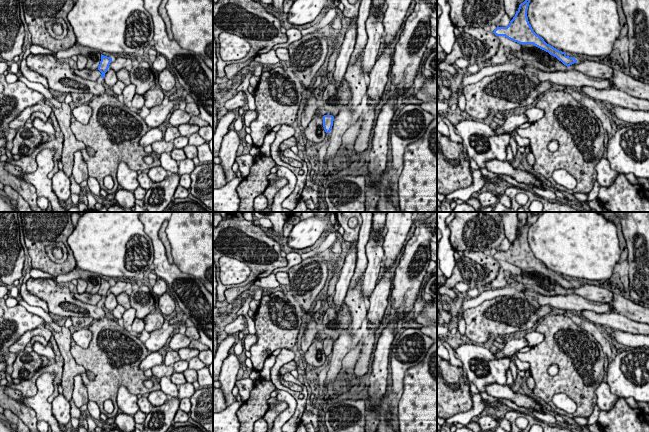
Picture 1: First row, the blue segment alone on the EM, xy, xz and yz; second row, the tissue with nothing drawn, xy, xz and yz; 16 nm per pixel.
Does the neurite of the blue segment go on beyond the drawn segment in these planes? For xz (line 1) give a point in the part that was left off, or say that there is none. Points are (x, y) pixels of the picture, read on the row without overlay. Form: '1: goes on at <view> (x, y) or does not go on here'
1: does not go on here

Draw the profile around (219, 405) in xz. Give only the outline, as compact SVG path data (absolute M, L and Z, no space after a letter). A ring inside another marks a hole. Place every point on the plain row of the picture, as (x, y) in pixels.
M213 387L213 413L219 413L227 407L223 391L220 387Z

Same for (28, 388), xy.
M56 360L55 363L49 364L43 368L40 368L31 379L22 380L19 384L10 384L9 387L19 390L22 396L33 397L37 394L36 380L43 373L54 373L56 375L54 379L54 386L61 384L62 374L63 374L64 362Z

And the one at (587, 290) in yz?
M582 282L576 287L570 289L568 292L575 293L585 299L591 301L599 301L604 303L609 303L613 299L614 293L601 288L590 282Z

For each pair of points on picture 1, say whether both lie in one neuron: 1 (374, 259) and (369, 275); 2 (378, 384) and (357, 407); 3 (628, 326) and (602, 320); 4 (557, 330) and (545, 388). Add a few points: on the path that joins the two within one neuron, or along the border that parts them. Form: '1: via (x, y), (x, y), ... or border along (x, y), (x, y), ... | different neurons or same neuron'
1: via (374, 263), (373, 271) | same neuron
2: border along (367, 409), (364, 421) | different neurons
3: via (622, 323), (608, 320) | same neuron
4: via (555, 344), (543, 357), (543, 374) | same neuron

